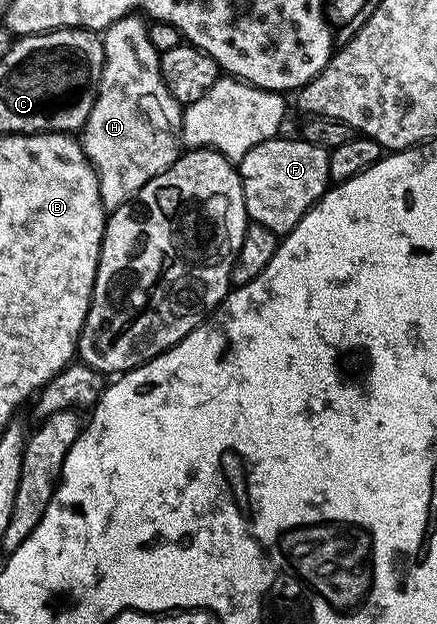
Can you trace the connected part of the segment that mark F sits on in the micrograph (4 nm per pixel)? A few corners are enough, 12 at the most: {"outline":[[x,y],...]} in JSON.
{"outline":[[269,138],[237,163],[246,217],[285,236],[331,181],[330,151]]}

